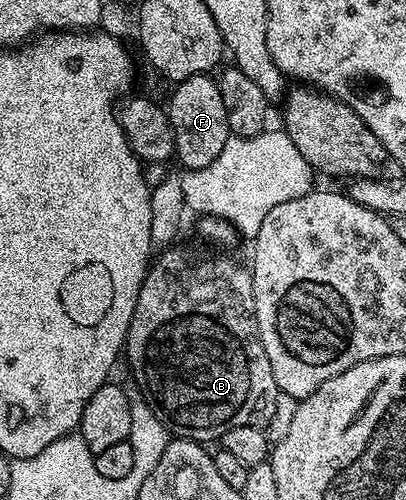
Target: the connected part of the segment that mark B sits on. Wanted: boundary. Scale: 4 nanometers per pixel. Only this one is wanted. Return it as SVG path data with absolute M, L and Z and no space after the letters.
M172 245L161 250L151 260L148 272L144 274L144 280L140 286L138 301L134 305L134 317L130 321L126 359L128 355L128 363L132 366L132 379L140 390L137 391L139 398L148 403L150 409L154 409L154 417L158 417L158 421L162 421L162 425L166 425L166 429L177 439L216 441L226 433L226 429L234 429L238 425L267 428L270 417L274 417L278 388L274 381L274 373L270 369L270 357L266 357L266 349L262 349L262 341L258 333L251 270L245 264L243 267L238 260L231 259L228 253L220 249L209 249L207 246L204 246L205 248L176 246Z

